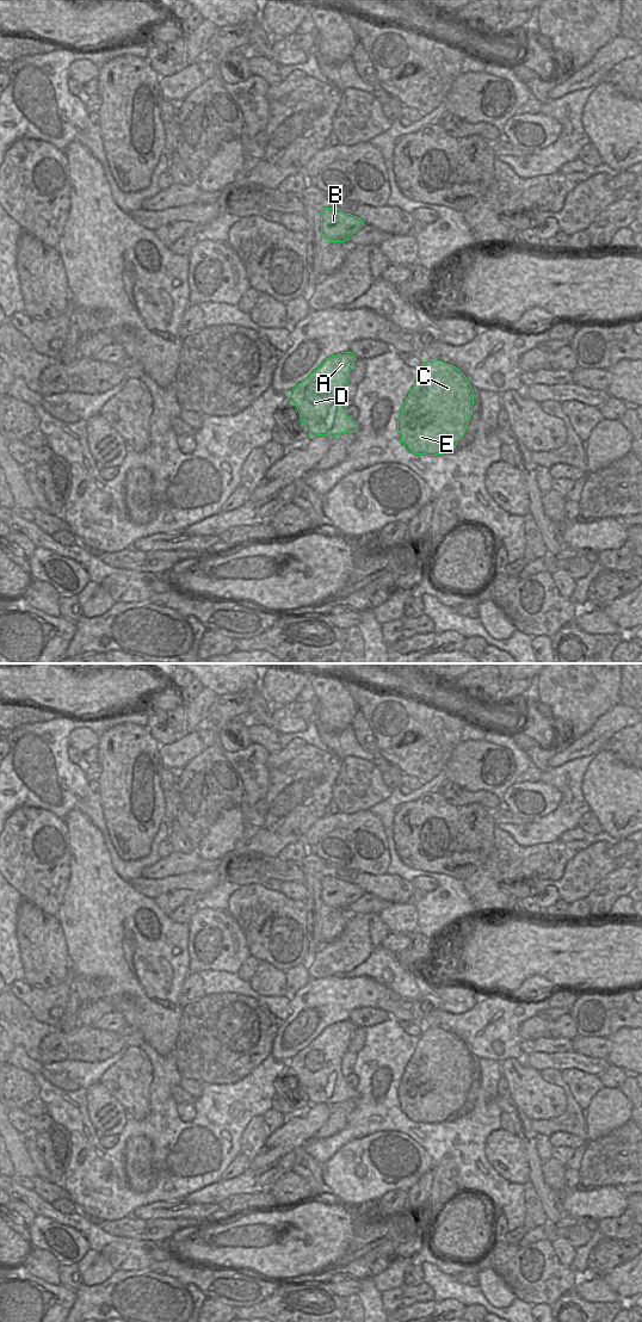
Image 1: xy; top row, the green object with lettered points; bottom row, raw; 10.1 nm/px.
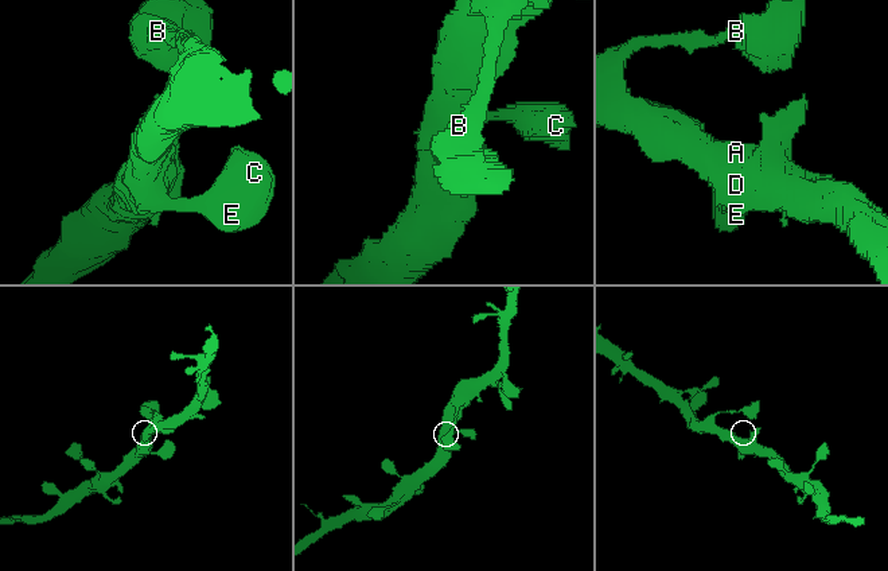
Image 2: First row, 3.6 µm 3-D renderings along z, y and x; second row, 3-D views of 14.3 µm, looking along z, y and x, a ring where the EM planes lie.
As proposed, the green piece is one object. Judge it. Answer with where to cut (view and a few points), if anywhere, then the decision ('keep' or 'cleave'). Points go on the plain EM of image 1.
cut none; keep

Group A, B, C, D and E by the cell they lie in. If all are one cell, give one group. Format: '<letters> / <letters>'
A B C D E

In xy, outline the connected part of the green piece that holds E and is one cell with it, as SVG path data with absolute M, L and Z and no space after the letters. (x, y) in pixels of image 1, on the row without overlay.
M424 1027L401 1076L401 1111L415 1123L443 1123L456 1116L473 1083L474 1058L456 1034Z

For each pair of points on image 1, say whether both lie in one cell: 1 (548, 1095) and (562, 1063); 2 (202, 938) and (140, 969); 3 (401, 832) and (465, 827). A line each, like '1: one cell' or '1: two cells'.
1: two cells
2: two cells
3: one cell

